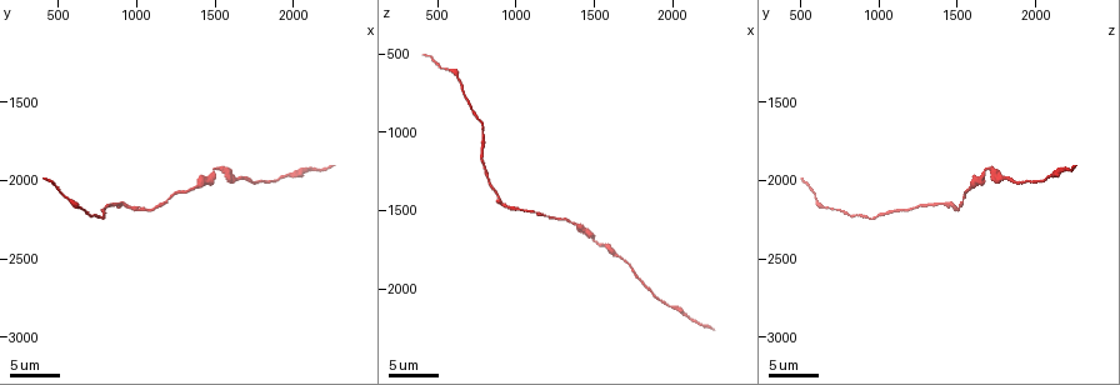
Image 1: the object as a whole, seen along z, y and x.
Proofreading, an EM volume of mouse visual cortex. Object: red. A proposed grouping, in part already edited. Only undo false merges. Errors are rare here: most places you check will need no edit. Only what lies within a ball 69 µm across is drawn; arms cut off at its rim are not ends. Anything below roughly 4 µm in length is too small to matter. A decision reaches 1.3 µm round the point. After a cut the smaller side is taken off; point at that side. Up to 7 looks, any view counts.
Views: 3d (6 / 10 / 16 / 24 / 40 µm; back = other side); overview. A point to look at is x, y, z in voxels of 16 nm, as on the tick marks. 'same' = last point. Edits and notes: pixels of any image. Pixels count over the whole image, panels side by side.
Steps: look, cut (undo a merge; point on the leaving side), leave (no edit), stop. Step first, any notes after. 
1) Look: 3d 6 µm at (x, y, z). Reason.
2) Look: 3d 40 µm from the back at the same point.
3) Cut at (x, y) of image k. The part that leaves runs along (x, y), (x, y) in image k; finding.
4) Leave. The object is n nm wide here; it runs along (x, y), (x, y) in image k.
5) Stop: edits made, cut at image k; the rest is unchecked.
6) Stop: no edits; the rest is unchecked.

Look: 3d 10 µm at (1480, 1980, 1640). Side arm on a straight run.

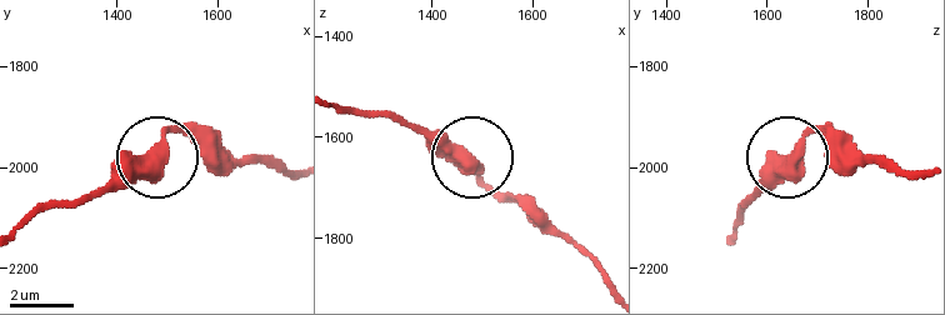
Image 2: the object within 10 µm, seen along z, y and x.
Leave. 3 arms meet here; all the same cell.

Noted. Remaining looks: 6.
Look: 3d 6 µm at (1980, 1960, 2120). Calibre changes.

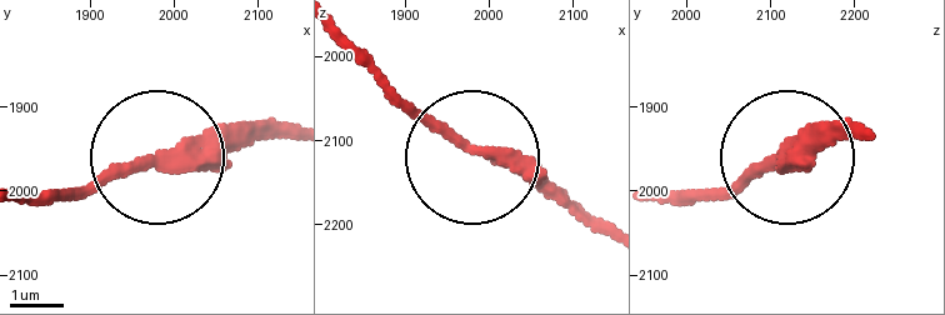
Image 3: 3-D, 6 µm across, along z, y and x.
Leave. The object is 230 nm wide here; it runs along (341, 39), (395, 93), (515, 156), (596, 223) in image 3; continuous, no second cell.

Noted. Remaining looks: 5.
Look: 3d 6 µm at (1000, 2180, 1500). Thick turns thin.

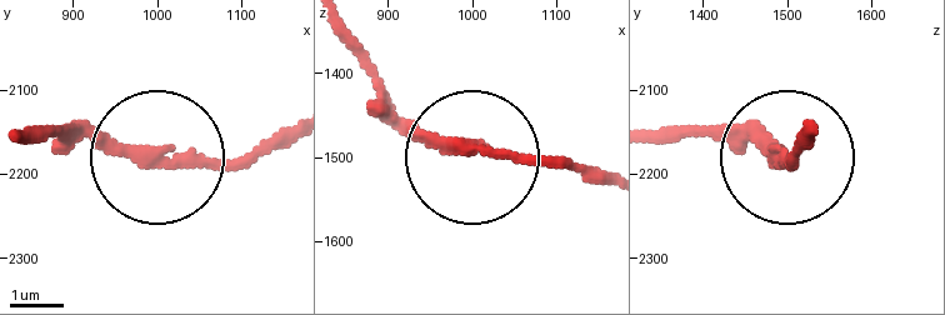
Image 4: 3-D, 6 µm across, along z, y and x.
Leave. The object is 240 nm wide here; it runs along (280, 144), (124, 158), (60, 130) in image 4; all the same cell.

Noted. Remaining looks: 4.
Stop: no edits; the rest is unchecked.

